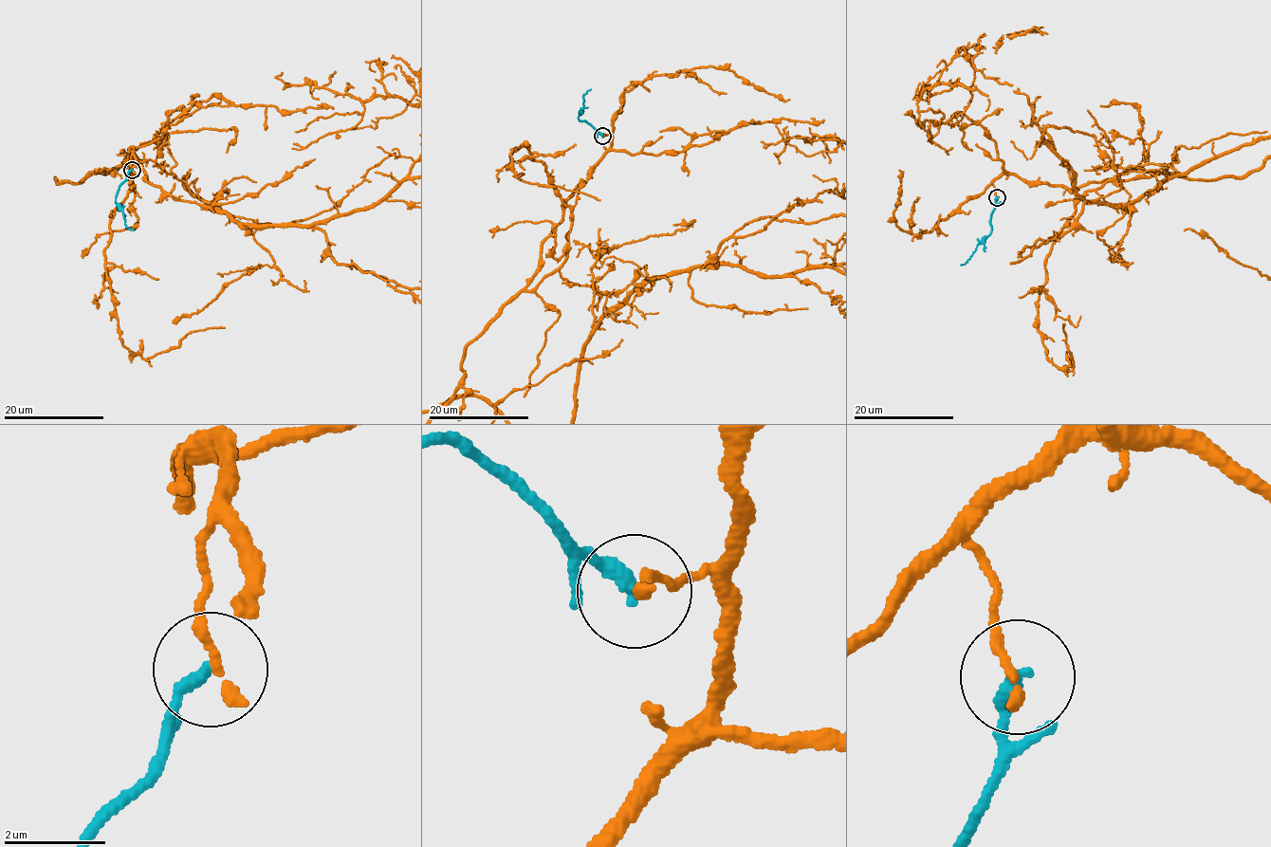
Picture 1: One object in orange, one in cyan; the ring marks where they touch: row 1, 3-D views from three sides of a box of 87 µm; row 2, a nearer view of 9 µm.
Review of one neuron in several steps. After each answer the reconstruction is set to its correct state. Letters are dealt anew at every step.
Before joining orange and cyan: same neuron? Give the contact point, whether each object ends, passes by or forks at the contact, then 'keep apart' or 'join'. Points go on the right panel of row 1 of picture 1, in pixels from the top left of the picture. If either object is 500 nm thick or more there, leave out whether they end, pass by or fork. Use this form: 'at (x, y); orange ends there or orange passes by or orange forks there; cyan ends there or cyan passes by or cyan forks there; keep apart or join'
at (997, 197); orange ends there; cyan ends there; keep apart

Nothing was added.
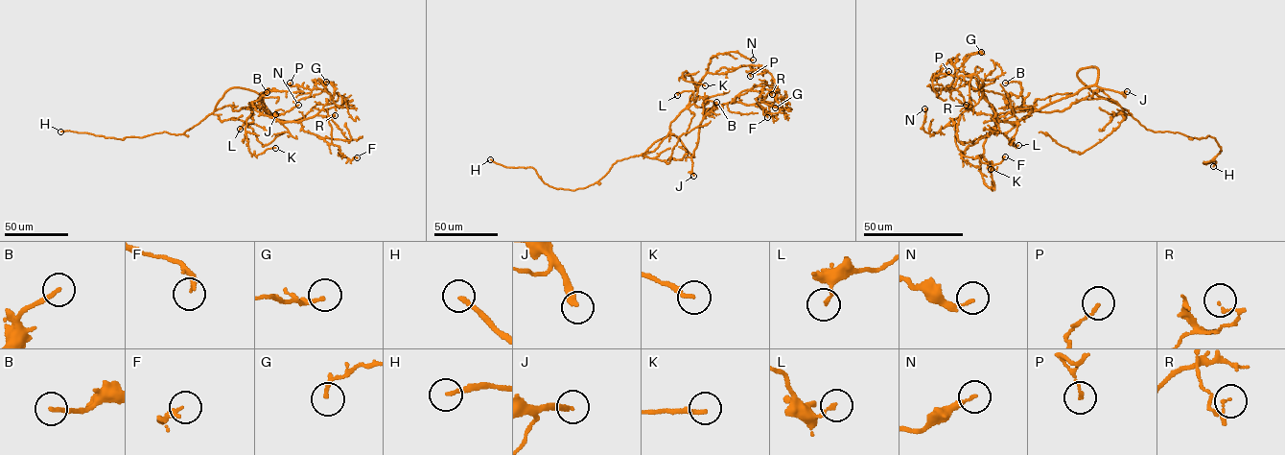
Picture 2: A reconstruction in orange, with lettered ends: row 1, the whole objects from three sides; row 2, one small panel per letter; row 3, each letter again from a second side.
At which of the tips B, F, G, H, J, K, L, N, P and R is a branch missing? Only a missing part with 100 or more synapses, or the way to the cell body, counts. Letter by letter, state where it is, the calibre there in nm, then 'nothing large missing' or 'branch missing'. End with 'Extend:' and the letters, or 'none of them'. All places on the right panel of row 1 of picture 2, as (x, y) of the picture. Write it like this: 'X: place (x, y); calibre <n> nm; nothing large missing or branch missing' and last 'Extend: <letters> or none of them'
B: place (1005, 83); calibre 200 nm; nothing large missing
F: place (1005, 156); calibre 200 nm; nothing large missing
G: place (981, 52); calibre 170 nm; nothing large missing
H: place (1213, 166); calibre 180 nm; branch missing
J: place (1127, 91); calibre 220 nm; branch missing
K: place (991, 169); calibre 220 nm; nothing large missing
L: place (1018, 145); calibre 140 nm; nothing large missing
N: place (924, 108); calibre 110 nm; nothing large missing
P: place (948, 71); calibre 120 nm; nothing large missing
R: place (966, 105); calibre 120 nm; nothing large missing
Extend: H, J

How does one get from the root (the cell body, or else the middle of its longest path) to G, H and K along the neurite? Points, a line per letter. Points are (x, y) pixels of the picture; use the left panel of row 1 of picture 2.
G: (243, 87), (261, 96), (269, 115), (280, 121), (293, 122), (316, 115), (334, 95), (334, 84), (326, 82)
H: (243, 87), (232, 87), (225, 91), (213, 112), (180, 134), (163, 131), (122, 139), (60, 131)
K: (243, 87), (225, 91), (215, 109), (250, 107), (245, 129), (249, 152), (256, 155), (275, 148)

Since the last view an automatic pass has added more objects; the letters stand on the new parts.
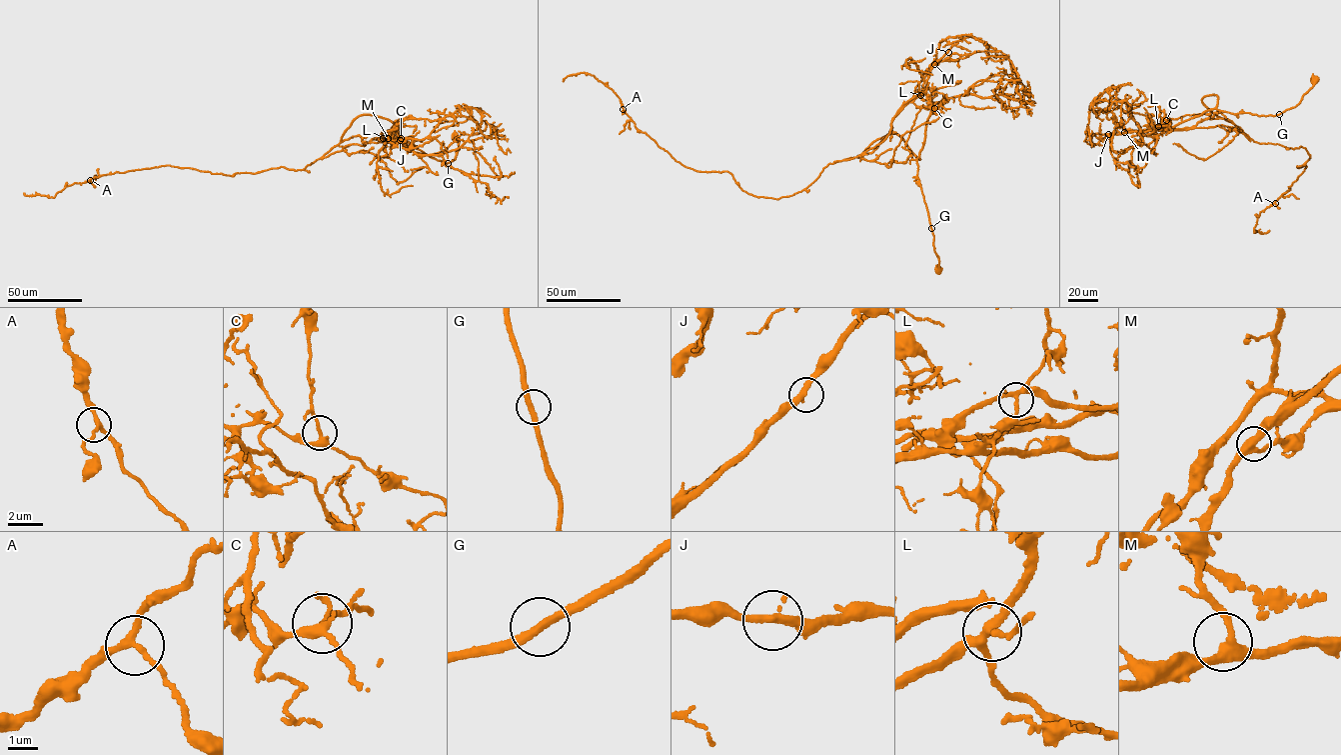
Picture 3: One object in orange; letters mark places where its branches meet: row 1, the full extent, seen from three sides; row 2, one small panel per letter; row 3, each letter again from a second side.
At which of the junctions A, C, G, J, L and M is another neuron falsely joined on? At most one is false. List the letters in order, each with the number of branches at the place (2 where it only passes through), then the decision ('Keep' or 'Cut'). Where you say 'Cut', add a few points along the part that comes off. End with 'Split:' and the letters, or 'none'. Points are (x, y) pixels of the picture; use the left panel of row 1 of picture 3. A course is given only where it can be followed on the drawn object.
A: Branches: 3. Keep
C: Branches: 3. Keep
G: Branches: 2. Keep
J: Branches: 2. Keep
L: Branches: 3. Cut. Course of the part to remove: (383, 138), (388, 142), (386, 139), (424, 139), (439, 121), (460, 108), (476, 108), (491, 116)
M: Branches: 3. Keep
Split: L

